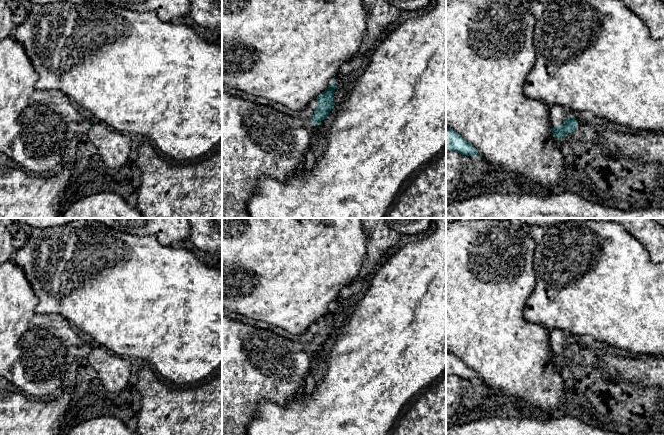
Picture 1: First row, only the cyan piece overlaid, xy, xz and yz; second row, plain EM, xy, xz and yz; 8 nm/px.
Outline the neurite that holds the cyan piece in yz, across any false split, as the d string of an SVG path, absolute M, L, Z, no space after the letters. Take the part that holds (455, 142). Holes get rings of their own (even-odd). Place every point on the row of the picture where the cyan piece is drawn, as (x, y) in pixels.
M446 127L446 150L455 151L465 156L480 156L476 148L460 134Z

